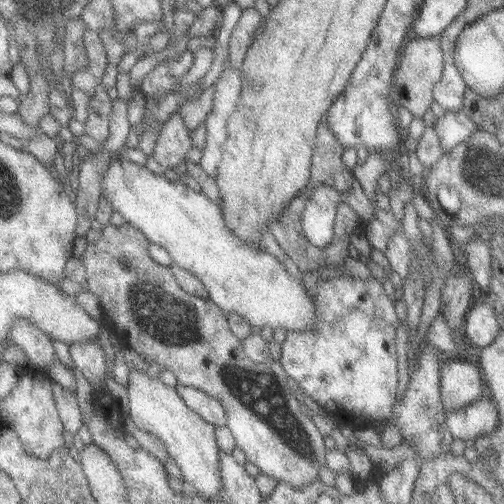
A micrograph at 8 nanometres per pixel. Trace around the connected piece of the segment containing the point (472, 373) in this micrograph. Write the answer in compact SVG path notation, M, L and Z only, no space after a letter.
M454 358L441 364L439 379L440 400L444 412L465 408L481 398L483 380L473 361Z

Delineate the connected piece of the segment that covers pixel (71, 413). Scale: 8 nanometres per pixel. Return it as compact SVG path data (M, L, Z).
M51 379L49 380L49 385L62 429L73 436L82 426L76 395L63 389L59 384L55 384Z

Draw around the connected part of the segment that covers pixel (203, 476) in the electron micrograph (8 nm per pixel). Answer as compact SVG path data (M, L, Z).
M128 369L127 399L128 418L137 430L157 438L165 447L167 456L179 468L180 479L188 491L196 493L202 500L220 500L221 479L219 450L215 444L214 428L191 412L173 387L165 386L159 378L148 377L144 371Z

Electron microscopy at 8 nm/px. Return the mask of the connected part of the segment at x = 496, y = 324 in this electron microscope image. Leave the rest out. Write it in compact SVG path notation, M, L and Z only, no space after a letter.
M481 296L464 316L461 332L463 339L469 345L482 349L493 342L501 326L502 322L499 317L495 316L492 305Z

